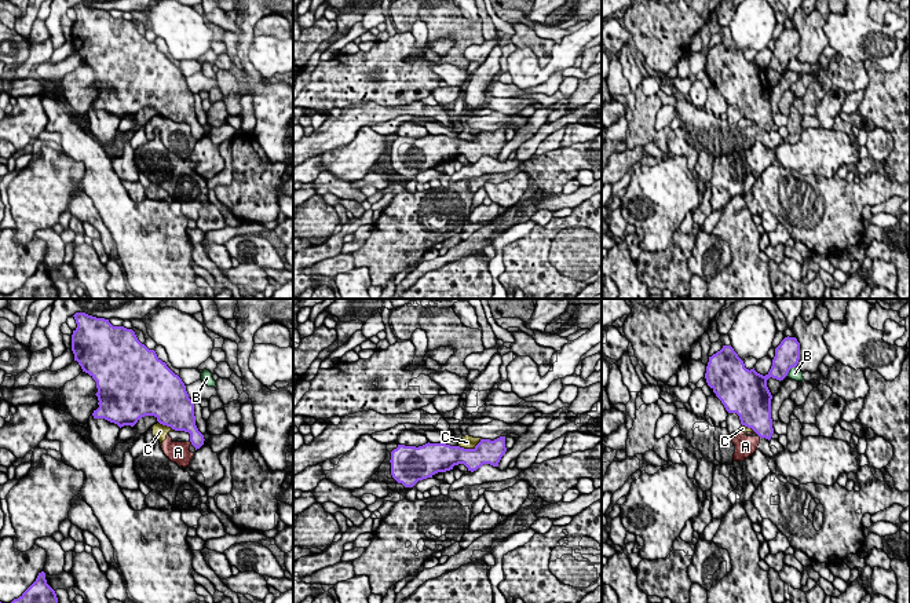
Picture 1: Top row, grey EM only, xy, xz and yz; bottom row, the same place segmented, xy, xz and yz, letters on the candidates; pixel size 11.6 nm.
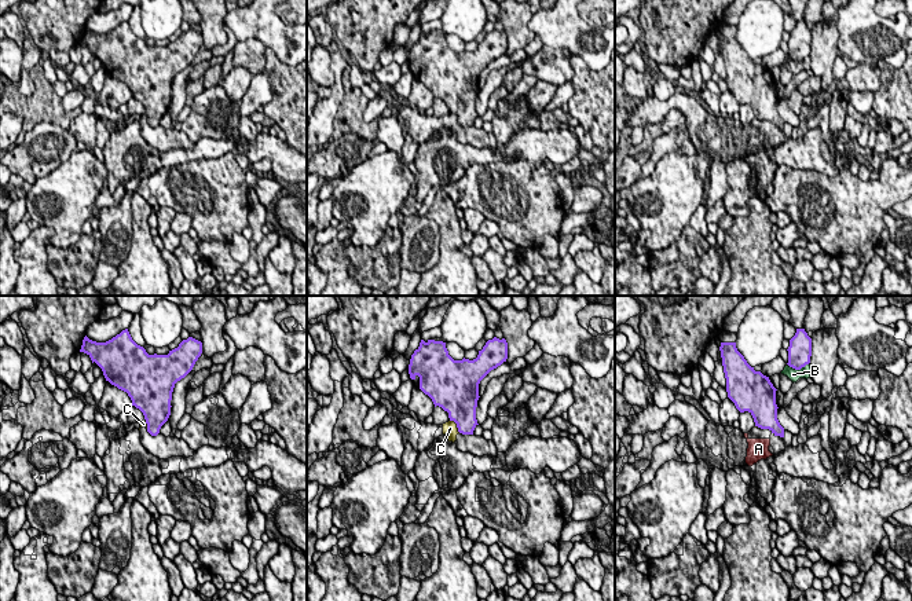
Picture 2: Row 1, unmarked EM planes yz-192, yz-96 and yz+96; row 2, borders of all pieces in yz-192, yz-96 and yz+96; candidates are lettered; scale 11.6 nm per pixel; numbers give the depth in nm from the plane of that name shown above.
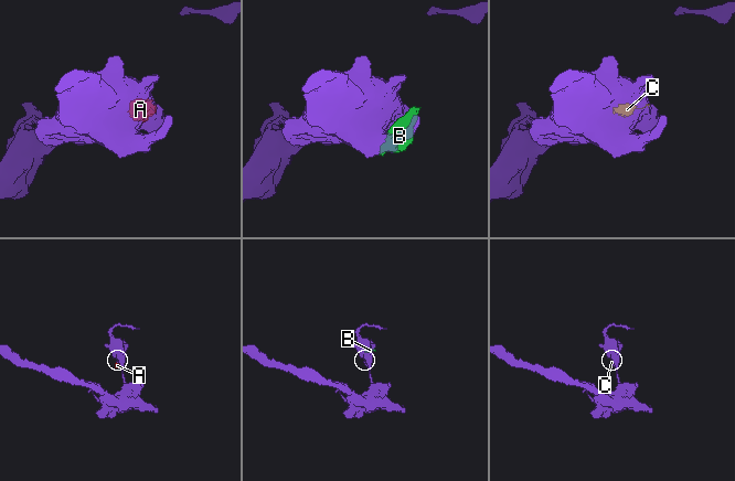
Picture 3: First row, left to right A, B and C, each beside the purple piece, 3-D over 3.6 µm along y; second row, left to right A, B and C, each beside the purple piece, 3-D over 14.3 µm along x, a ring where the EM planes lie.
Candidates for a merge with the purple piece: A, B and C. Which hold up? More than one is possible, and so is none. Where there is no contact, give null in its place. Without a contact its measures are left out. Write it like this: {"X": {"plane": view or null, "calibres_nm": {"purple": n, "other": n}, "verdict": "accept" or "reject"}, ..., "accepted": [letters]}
{"A": {"plane": "xy", "calibres_nm": {"purple": 260, "other": 260}, "verdict": "reject"}, "B": {"plane": "yz", "calibres_nm": {"purple": 280, "other": 140}, "verdict": "reject"}, "C": {"plane": "xz", "calibres_nm": {"purple": 280, "other": 160}, "verdict": "reject"}, "accepted": []}

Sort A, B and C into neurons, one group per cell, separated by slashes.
A C / B

